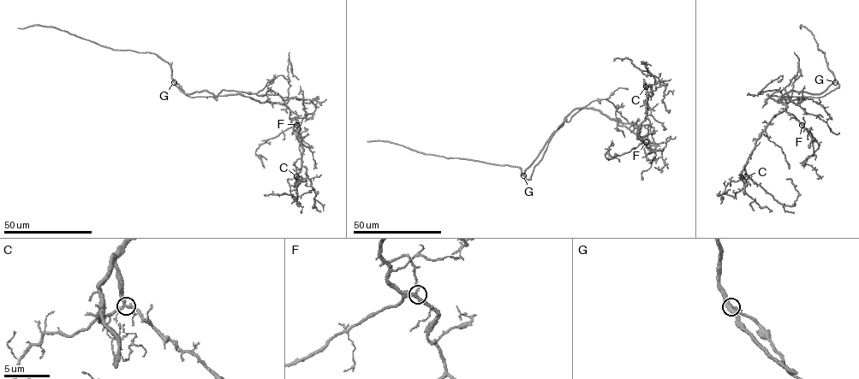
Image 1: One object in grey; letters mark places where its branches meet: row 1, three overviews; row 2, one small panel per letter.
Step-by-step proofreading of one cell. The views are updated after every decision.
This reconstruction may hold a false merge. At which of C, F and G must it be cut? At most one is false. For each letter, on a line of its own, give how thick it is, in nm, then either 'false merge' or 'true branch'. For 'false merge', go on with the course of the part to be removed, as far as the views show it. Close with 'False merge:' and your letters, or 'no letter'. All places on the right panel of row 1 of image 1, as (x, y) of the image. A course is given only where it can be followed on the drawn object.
C: calibre 240 nm; true branch
F: calibre 280 nm; true branch
G: calibre 300 nm; true branch
False merge: no letter

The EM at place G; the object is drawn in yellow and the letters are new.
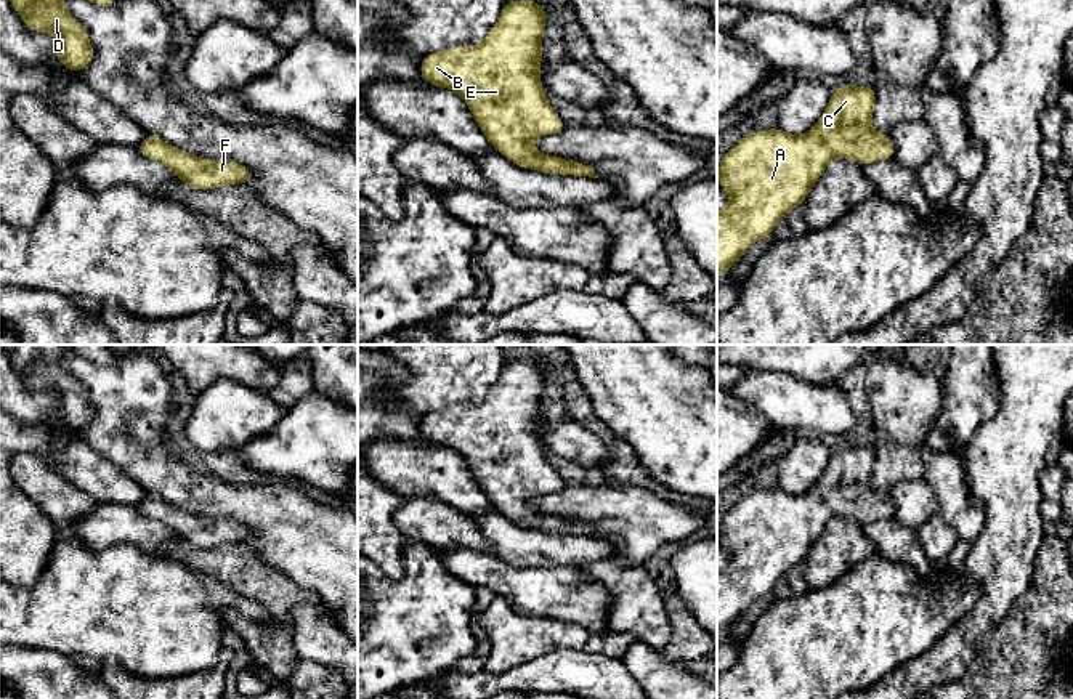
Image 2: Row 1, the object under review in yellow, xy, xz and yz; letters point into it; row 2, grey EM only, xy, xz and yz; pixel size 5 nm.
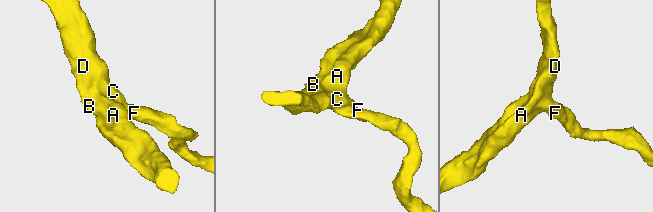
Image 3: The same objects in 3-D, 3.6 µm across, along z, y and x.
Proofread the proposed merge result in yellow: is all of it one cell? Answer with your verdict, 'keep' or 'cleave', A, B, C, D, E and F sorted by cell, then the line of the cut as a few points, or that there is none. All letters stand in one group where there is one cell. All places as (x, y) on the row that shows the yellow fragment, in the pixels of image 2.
keep; A B C D E F; no cut

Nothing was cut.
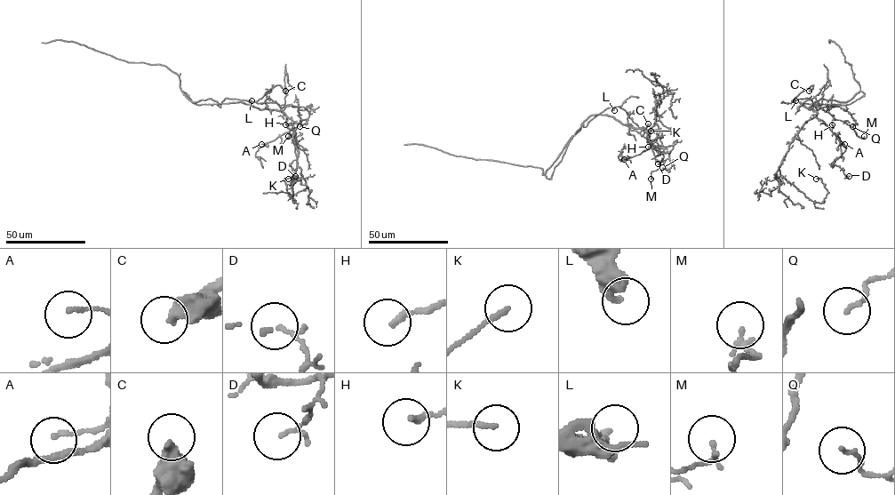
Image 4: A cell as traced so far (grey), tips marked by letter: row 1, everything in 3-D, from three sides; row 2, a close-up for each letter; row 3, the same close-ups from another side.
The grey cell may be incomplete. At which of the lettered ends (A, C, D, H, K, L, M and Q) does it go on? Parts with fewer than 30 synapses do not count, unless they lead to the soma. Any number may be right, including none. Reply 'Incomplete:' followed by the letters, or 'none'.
Incomplete: none

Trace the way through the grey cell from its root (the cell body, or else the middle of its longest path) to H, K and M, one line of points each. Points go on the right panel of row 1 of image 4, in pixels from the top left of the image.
H: (806, 104), (800, 102), (814, 110), (815, 115), (830, 129), (832, 124)
K: (806, 104), (800, 102), (816, 114), (795, 136), (779, 173), (820, 203), (827, 191), (816, 179)
M: (806, 104), (800, 102), (809, 109), (820, 107), (851, 126), (857, 135), (864, 136)

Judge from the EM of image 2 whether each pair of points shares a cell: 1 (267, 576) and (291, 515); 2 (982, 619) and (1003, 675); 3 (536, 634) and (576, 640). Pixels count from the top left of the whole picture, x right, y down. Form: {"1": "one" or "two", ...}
{"1": "two", "2": "two", "3": "one"}

